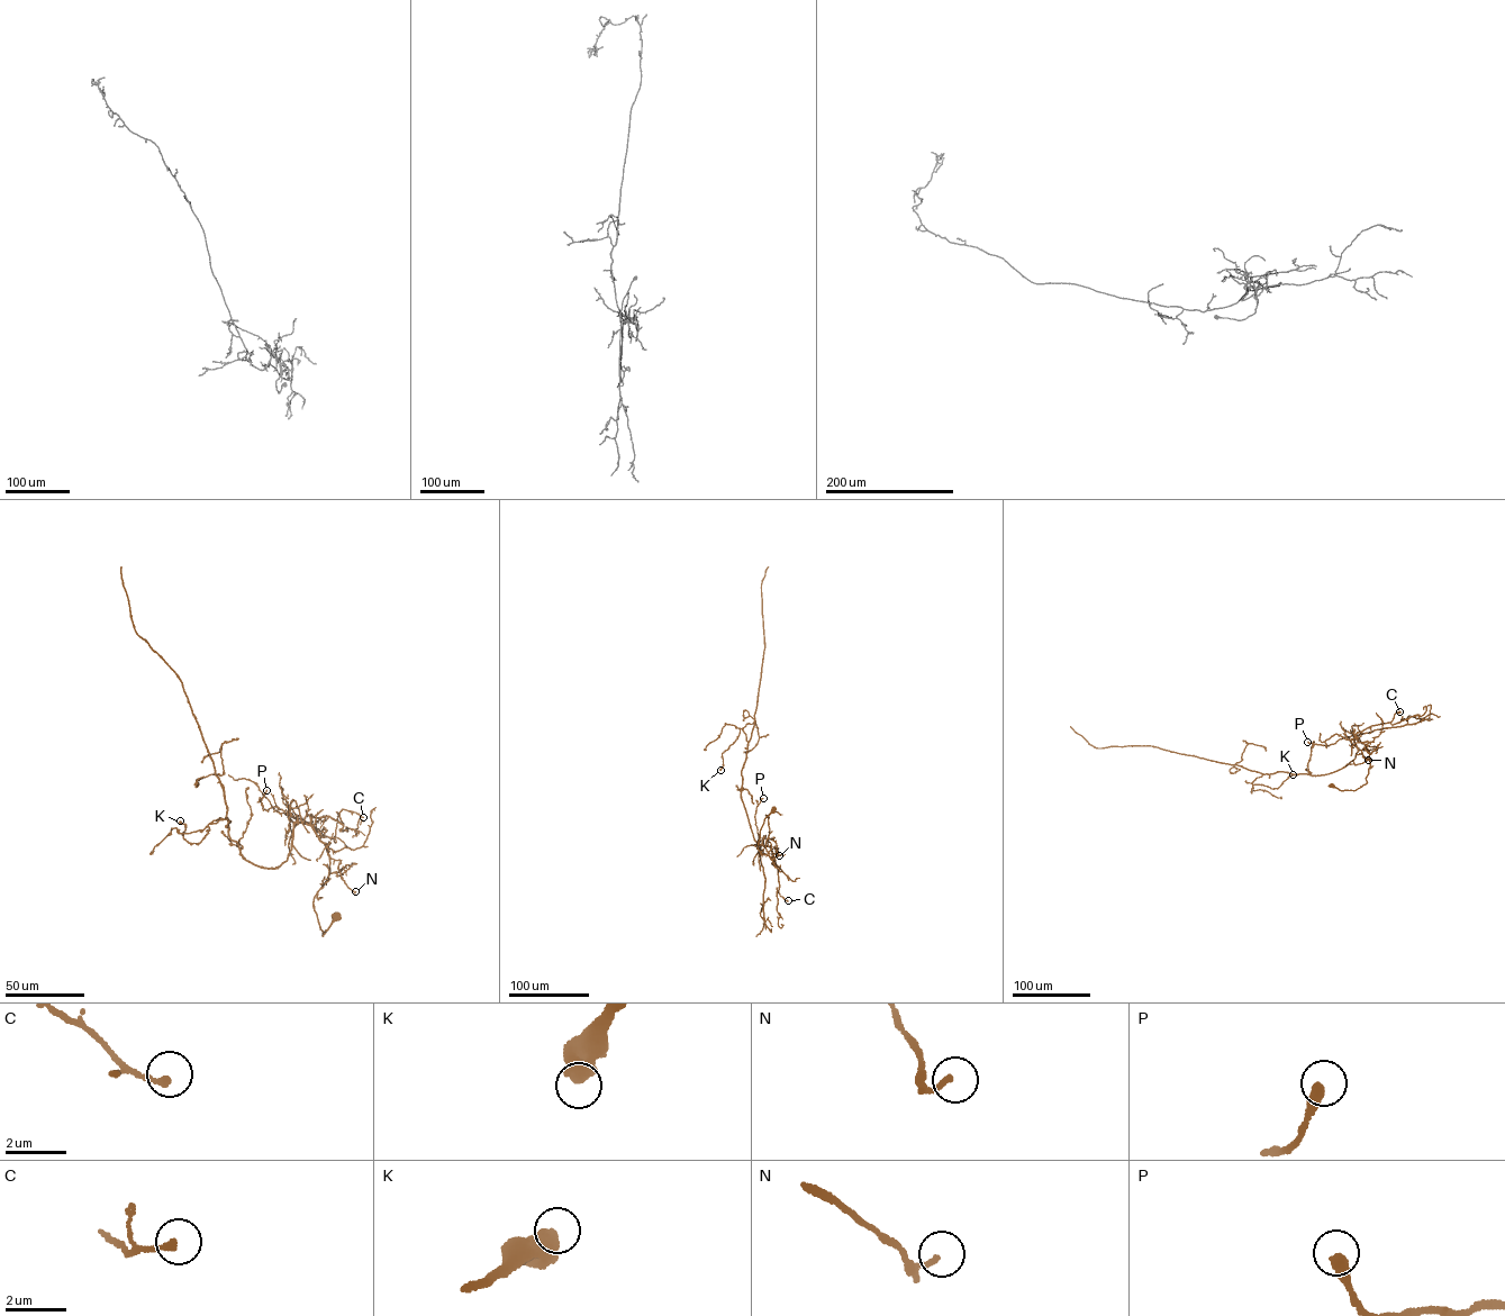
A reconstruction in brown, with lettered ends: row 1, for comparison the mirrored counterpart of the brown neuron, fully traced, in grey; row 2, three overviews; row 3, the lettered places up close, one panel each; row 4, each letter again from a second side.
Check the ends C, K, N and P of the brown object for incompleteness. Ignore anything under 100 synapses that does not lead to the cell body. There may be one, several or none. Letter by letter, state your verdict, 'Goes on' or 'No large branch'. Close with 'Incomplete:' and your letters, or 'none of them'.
C: No large branch
K: No large branch
N: No large branch
P: No large branch
Incomplete: none of them

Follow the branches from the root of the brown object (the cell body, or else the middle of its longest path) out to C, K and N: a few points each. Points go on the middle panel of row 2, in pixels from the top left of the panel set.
C: (773, 809), (760, 831), (758, 847), (770, 858), (771, 847), (777, 868), (778, 891), (788, 900)
K: (773, 809), (758, 847), (770, 858), (771, 847), (754, 840), (741, 797), (748, 742), (741, 728), (721, 770)
N: (773, 809), (760, 831), (758, 847), (770, 858), (778, 852), (776, 850), (779, 855)

